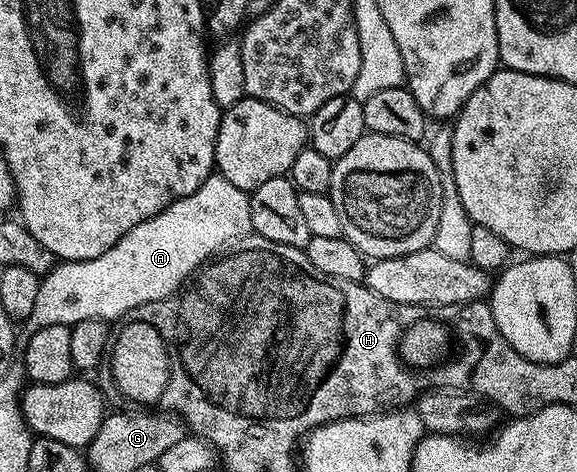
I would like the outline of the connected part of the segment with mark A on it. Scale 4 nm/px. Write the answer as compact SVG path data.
M210 176L191 196L175 200L155 216L135 224L103 256L78 262L58 261L41 278L31 315L22 321L23 328L16 333L16 349L23 352L27 341L42 328L54 324L72 328L76 322L92 318L112 323L131 312L131 308L163 300L174 294L206 258L251 233L249 194L231 184L231 180Z

